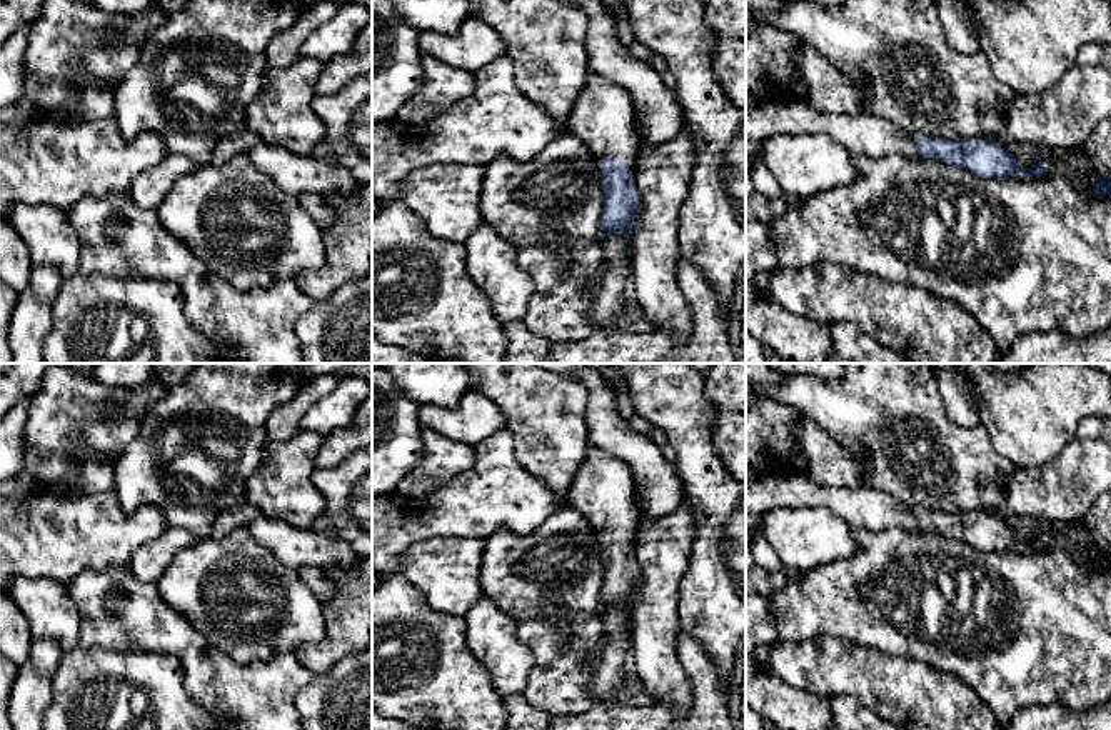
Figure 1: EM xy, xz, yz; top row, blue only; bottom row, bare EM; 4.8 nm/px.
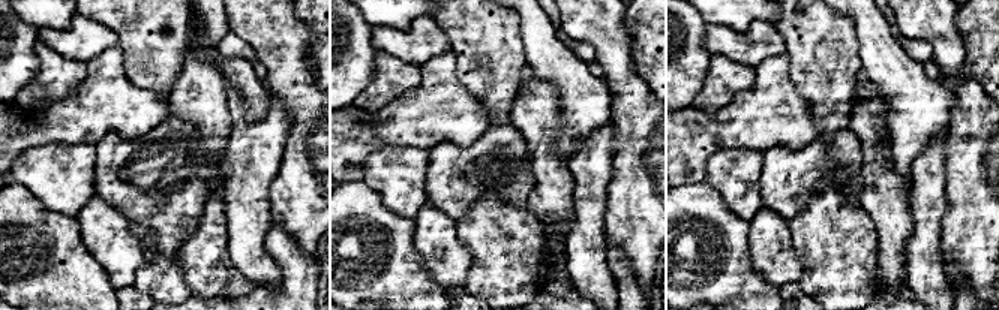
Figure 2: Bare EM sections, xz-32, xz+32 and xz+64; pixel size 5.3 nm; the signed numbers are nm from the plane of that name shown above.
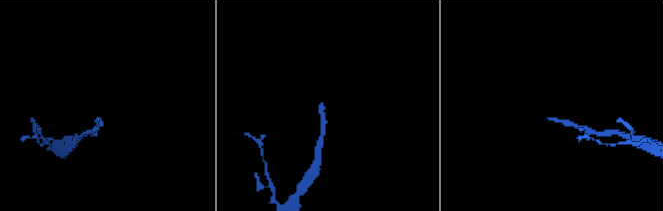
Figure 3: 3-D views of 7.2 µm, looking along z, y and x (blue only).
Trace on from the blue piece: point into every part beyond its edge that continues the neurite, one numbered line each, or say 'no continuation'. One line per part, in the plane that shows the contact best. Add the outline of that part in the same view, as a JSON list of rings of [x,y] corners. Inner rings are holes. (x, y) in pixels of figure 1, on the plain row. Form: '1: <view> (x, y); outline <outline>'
1: xz (603, 490); outline [[[592,443],[579,463],[567,502],[587,517],[597,535],[611,530],[627,535],[637,522],[629,467]]]

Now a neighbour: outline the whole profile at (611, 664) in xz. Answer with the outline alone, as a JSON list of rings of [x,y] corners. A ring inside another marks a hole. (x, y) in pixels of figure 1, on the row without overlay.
[[[609,607],[601,617],[604,635],[586,663],[597,703],[616,703],[632,673],[629,615],[622,607]]]

